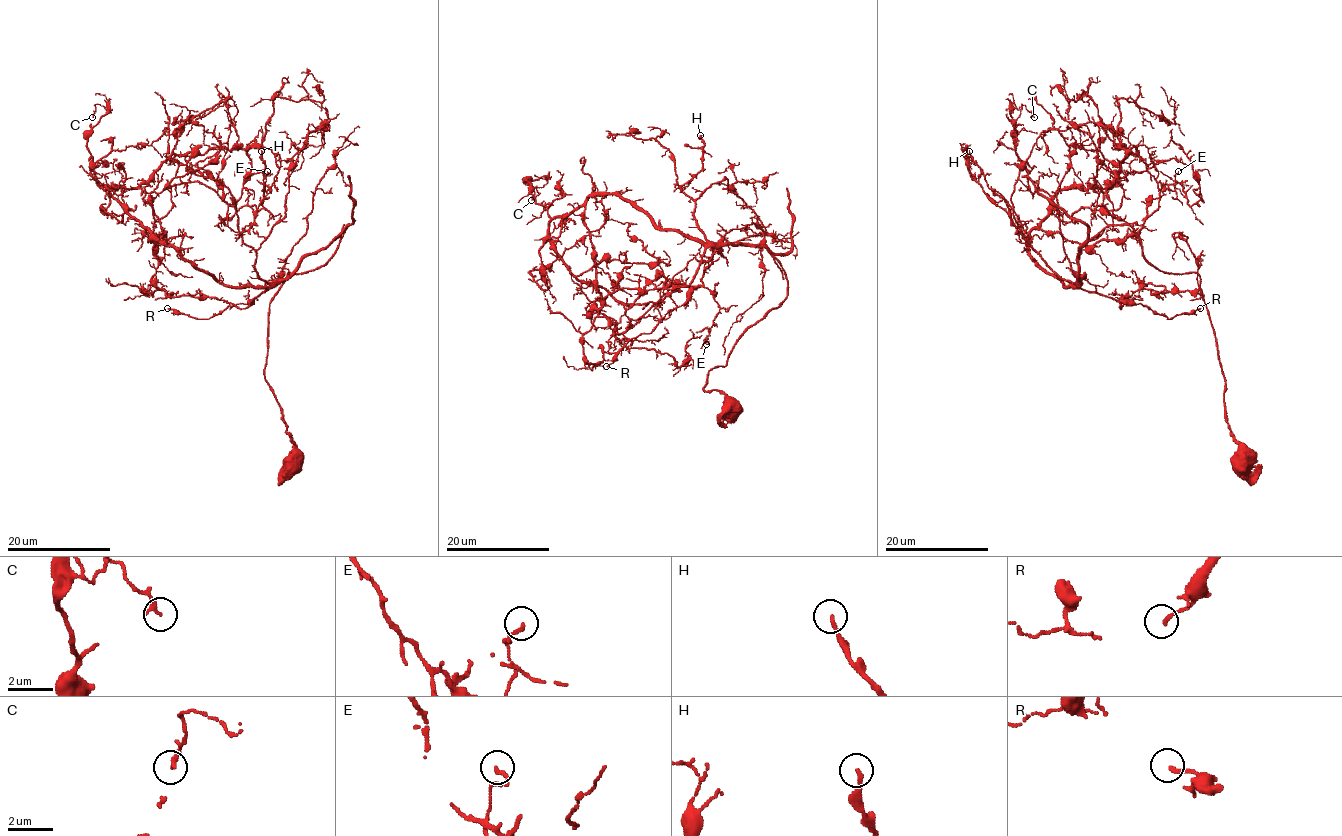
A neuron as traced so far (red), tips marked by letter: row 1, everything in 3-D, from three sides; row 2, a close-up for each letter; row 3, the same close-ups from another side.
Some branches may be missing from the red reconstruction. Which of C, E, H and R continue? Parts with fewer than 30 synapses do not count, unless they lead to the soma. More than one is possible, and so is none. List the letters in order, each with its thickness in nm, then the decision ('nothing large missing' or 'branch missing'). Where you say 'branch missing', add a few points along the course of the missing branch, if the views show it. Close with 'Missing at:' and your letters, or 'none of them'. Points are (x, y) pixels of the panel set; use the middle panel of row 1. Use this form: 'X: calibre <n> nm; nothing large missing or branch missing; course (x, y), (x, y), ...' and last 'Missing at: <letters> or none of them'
C: calibre 180 nm; nothing large missing
E: calibre 120 nm; nothing large missing
H: calibre 160 nm; nothing large missing
R: calibre 160 nm; nothing large missing
Missing at: none of them

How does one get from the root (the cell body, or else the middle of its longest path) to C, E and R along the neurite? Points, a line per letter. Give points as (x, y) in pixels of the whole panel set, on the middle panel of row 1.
C: (730, 406), (706, 375), (784, 300), (782, 264), (614, 194), (552, 218), (526, 180), (544, 176), (531, 200)
E: (730, 406), (706, 375), (784, 300), (782, 264), (614, 194), (549, 223), (622, 302), (705, 287), (706, 344)
R: (730, 406), (704, 389), (708, 372), (787, 296), (784, 270), (762, 246), (722, 245), (691, 296), (606, 366)

